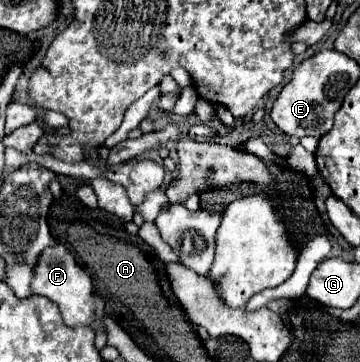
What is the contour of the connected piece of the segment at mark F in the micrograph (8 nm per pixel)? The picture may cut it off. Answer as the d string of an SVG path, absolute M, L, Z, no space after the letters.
M64 245L44 249L44 253L40 255L40 261L36 265L36 277L32 281L32 291L36 295L42 295L42 297L48 297L50 301L54 301L68 327L92 327L94 331L98 331L98 329L106 331L104 317L100 317L96 321L96 305L92 299L92 279L88 277L88 273L82 267L76 265L74 257L68 253L68 249Z

